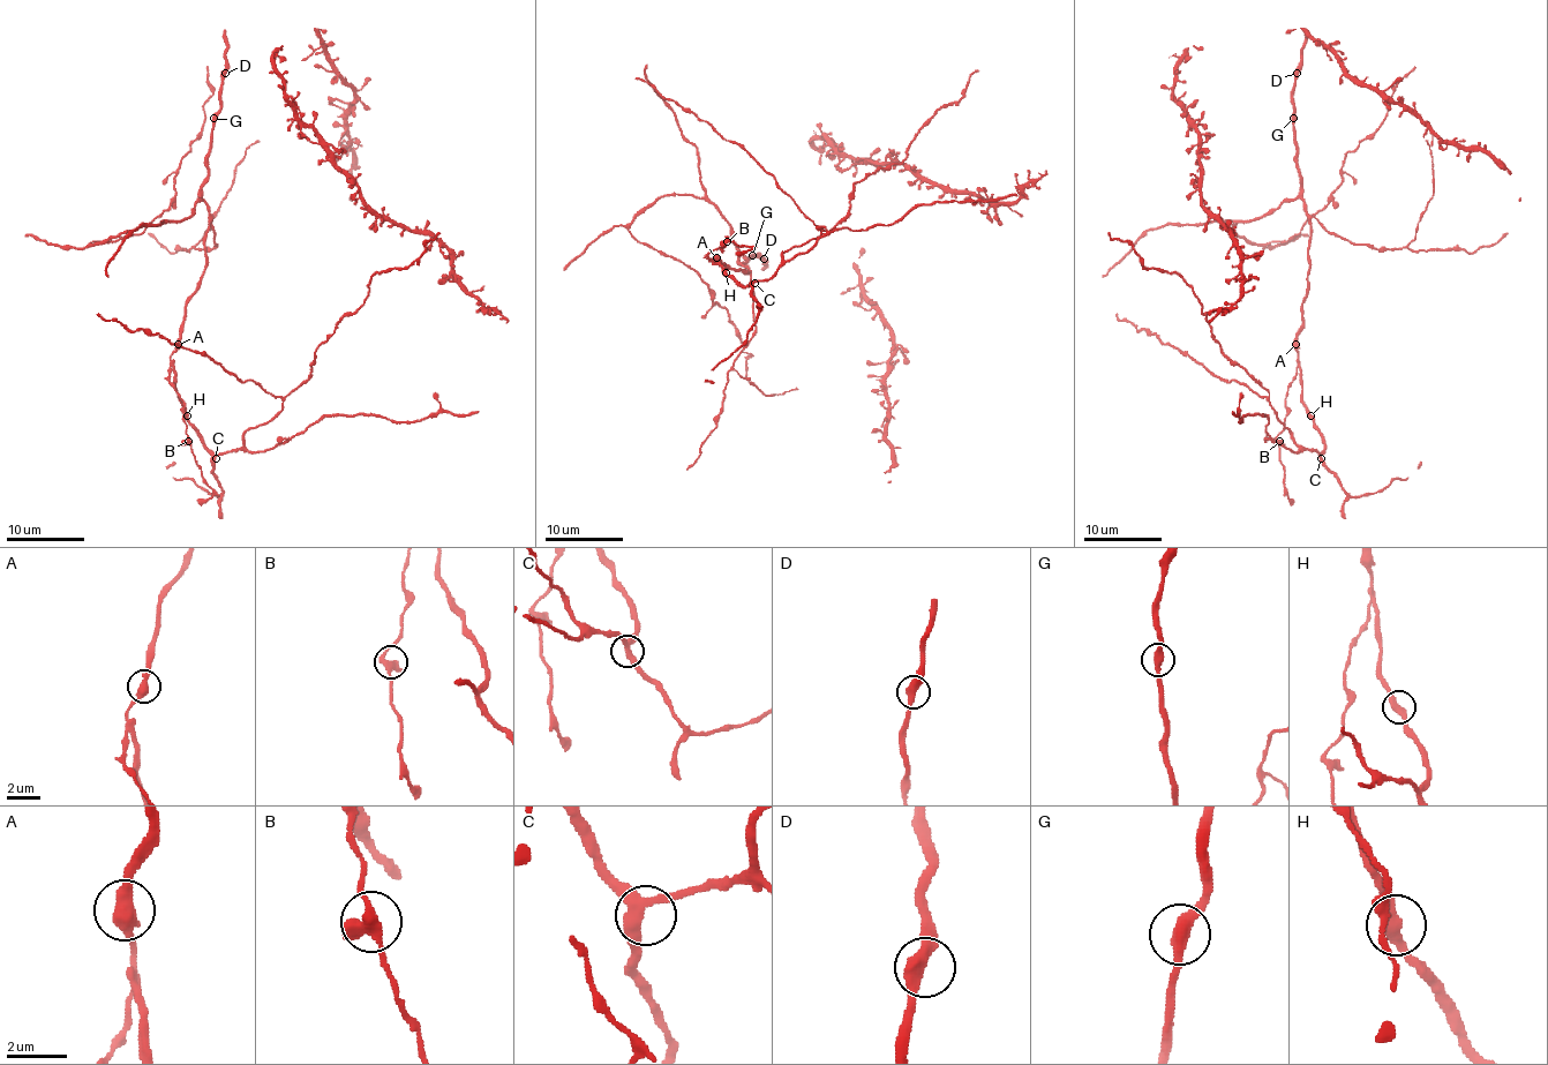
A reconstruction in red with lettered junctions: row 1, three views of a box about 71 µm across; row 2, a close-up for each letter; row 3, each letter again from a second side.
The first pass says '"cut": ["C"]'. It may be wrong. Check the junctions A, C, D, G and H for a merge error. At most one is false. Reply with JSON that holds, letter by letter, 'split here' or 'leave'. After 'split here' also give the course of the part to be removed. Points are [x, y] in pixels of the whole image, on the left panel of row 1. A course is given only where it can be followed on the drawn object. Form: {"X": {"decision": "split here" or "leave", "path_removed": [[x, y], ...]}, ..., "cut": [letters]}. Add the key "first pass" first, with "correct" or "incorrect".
{"first pass": "incorrect", "A": {"decision": "split here", "path_removed": [[179, 345], [171, 357], [168, 380], [182, 402], [182, 421], [200, 475], [212, 489], [210, 497], [196, 501]]}, "C": {"decision": "leave"}, "D": {"decision": "leave"}, "G": {"decision": "leave"}, "H": {"decision": "leave"}, "cut": ["A"]}

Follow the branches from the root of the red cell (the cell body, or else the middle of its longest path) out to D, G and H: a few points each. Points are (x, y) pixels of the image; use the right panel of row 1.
D: (1301, 382), (1297, 334), (1307, 294), (1310, 216), (1302, 199), (1293, 130), (1297, 73)
G: (1301, 382), (1297, 334), (1302, 323), (1302, 298), (1307, 294), (1310, 216), (1302, 199), (1293, 118)
H: (1301, 382), (1301, 397), (1310, 415)

